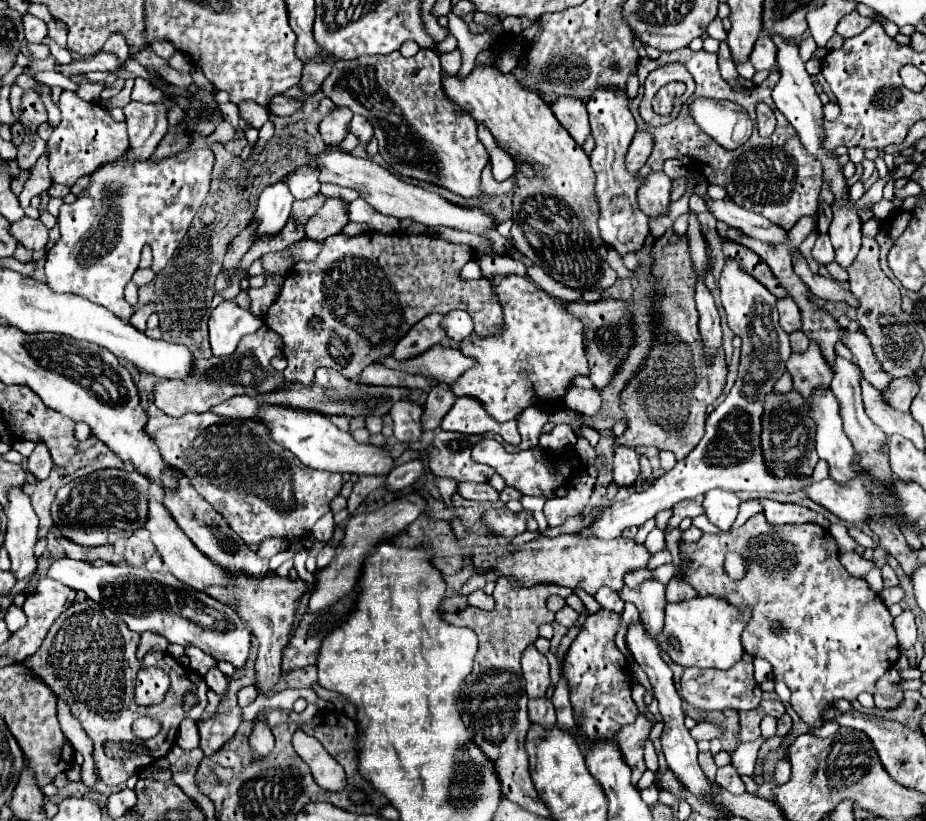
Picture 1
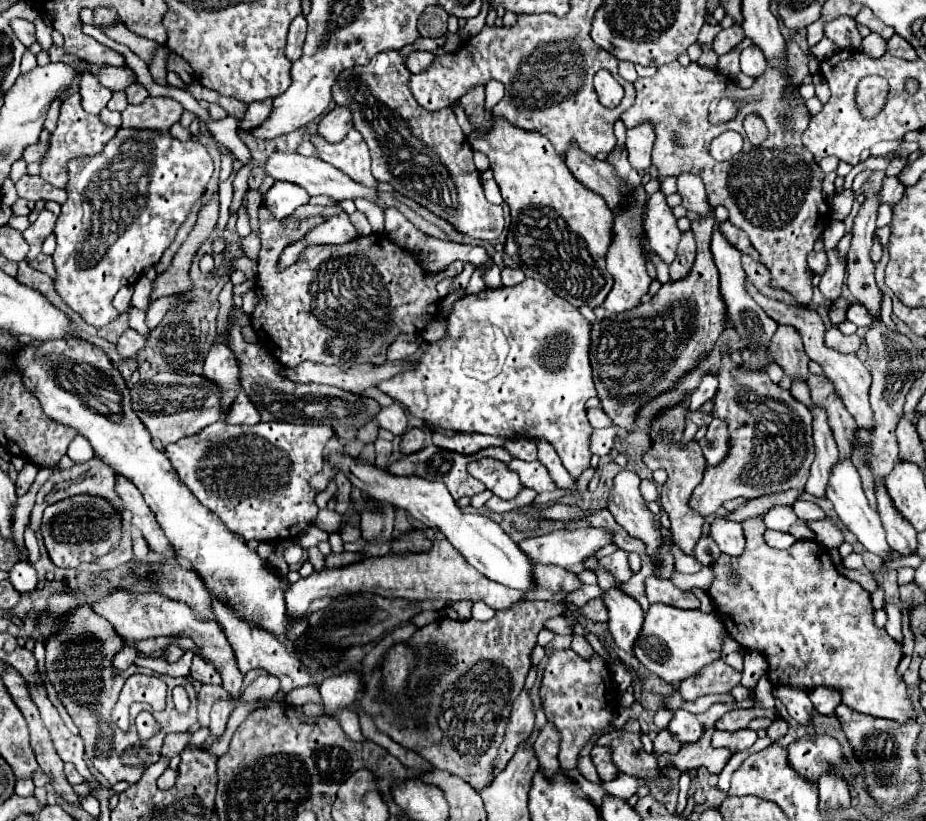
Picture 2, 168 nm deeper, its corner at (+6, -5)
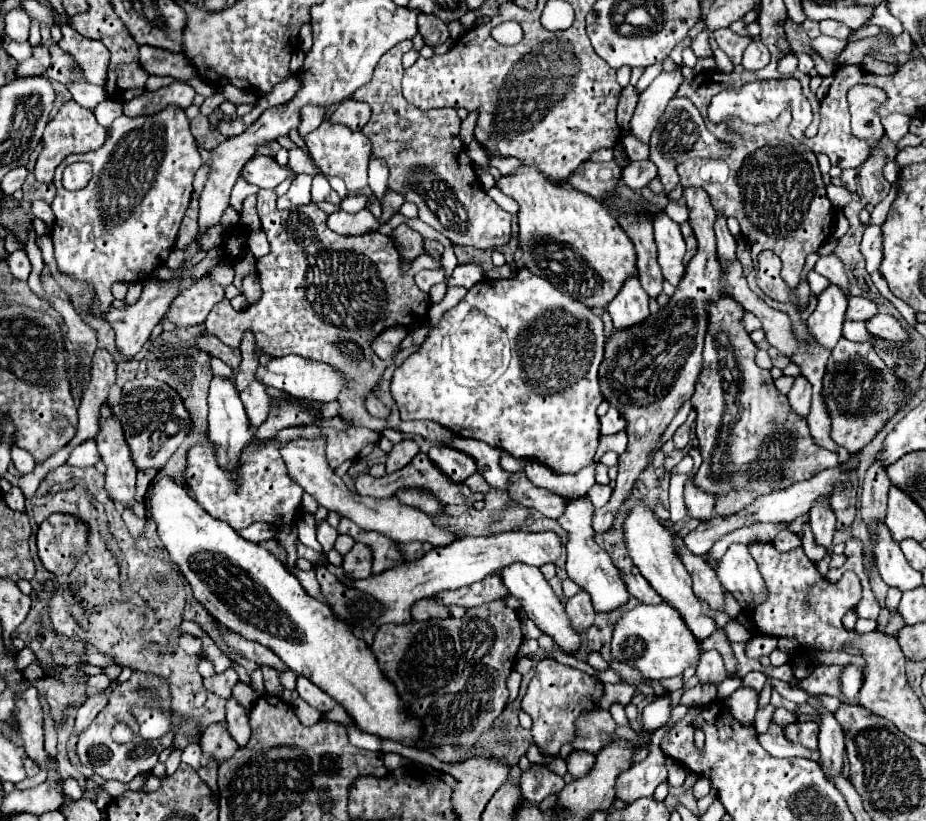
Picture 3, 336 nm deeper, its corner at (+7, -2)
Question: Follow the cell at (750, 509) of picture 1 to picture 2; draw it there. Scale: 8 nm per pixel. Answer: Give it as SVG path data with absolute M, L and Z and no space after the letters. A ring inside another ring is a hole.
M771 509L771 513L759 517L765 521L767 529L775 529L775 531L789 531L793 523L811 523L811 521L799 521L799 517L795 517L793 509Z

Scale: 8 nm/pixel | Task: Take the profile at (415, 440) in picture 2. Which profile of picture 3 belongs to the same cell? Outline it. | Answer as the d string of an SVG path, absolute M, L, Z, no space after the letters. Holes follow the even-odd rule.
M404 440L392 448L392 452L386 458L386 472L396 472L402 466L406 466L414 456L418 454L418 444L414 440Z

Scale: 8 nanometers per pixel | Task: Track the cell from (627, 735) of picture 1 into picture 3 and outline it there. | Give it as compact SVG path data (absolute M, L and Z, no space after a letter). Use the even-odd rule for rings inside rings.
M574 750L566 758L566 764L568 764L568 774L572 774L574 778L582 778L584 774L588 774L592 770L594 754L584 752L584 750Z

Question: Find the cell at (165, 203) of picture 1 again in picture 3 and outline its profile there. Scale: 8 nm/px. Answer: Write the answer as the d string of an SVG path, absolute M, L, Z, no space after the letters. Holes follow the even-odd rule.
M166 106L162 112L152 116L138 116L128 118L120 116L112 122L108 128L106 142L100 150L84 152L84 154L70 154L54 174L54 184L58 188L58 194L52 202L52 210L56 214L56 222L52 226L52 242L54 242L54 256L58 262L58 268L76 278L92 282L96 288L96 306L100 306L100 312L110 308L112 294L110 286L118 282L140 282L142 274L146 272L146 278L170 256L176 234L180 228L180 222L184 218L184 212L188 210L190 198L192 198L192 180L196 170L200 168L200 154L198 144L188 128L188 118L180 106ZM72 162L88 162L92 164L94 176L90 184L84 190L70 192L62 186L62 172Z

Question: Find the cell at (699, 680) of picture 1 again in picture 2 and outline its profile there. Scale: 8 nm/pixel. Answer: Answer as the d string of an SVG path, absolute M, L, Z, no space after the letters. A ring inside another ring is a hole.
M719 659L707 665L701 673L683 679L679 685L679 693L683 701L693 701L709 693L729 693L733 687L741 683L741 675L741 671L733 669L731 665Z

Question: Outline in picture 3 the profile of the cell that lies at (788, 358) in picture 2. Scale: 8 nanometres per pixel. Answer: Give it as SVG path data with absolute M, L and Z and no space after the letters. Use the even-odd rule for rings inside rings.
M798 376L794 386L792 386L792 390L788 392L788 402L790 402L792 410L800 418L808 418L808 414L810 414L810 400L812 400L812 384L804 376Z

